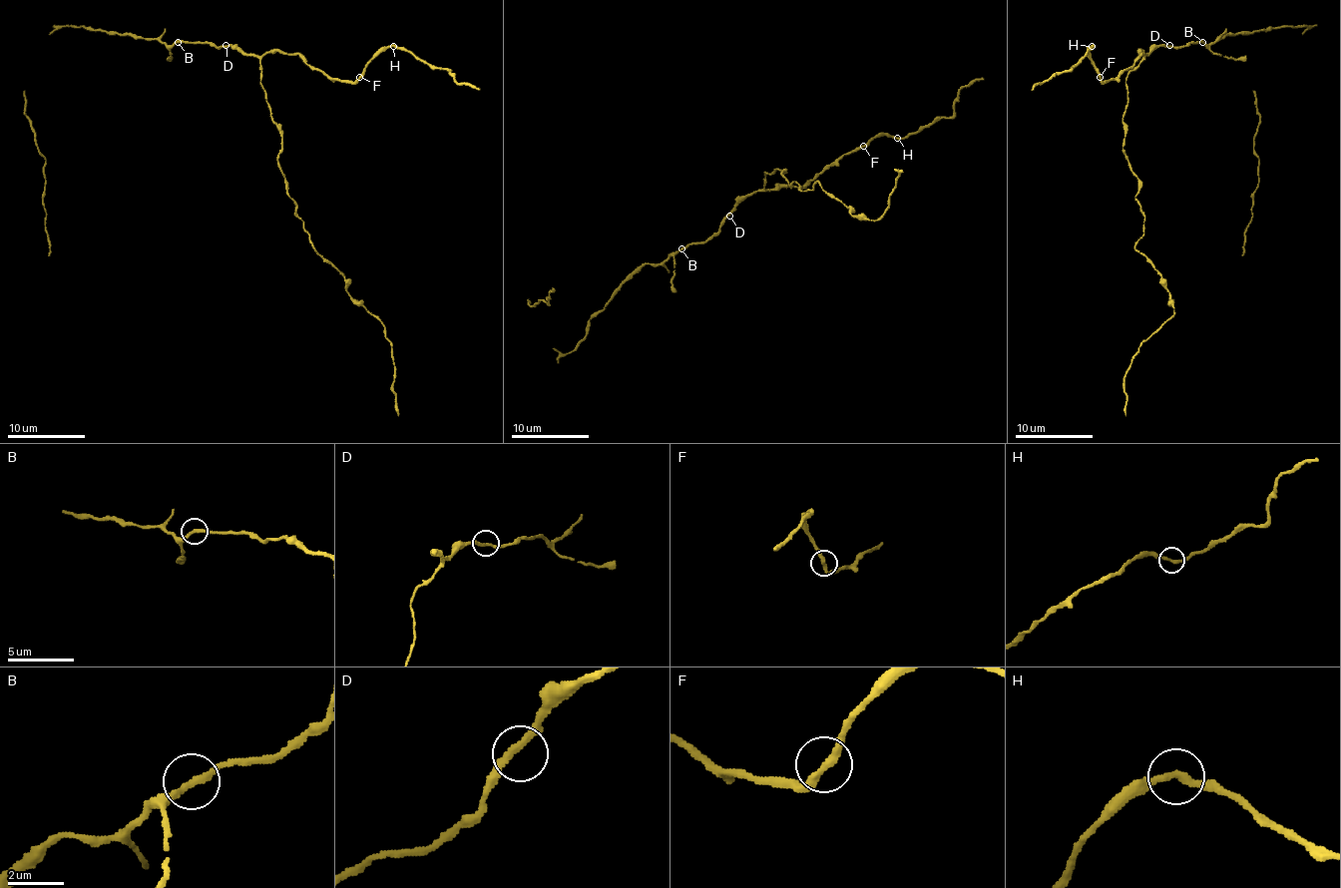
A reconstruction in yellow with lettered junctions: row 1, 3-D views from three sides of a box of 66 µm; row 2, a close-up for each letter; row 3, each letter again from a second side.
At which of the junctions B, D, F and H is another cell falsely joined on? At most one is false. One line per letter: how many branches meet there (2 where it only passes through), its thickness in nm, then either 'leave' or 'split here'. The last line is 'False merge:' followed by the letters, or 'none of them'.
B: branches 2; calibre 240 nm; leave
D: branches 2; calibre 240 nm; leave
F: branches 2; calibre 280 nm; leave
H: branches 2; calibre 240 nm; leave
False merge: none of them

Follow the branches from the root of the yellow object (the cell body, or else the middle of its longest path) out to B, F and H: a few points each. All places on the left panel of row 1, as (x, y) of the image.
B: (223, 47), (178, 42)
F: (223, 47), (233, 45), (243, 53), (254, 55), (276, 51), (297, 53), (326, 77), (354, 82), (359, 77)
H: (223, 47), (233, 45), (254, 55), (297, 53), (326, 77), (354, 82), (381, 51), (392, 45)

